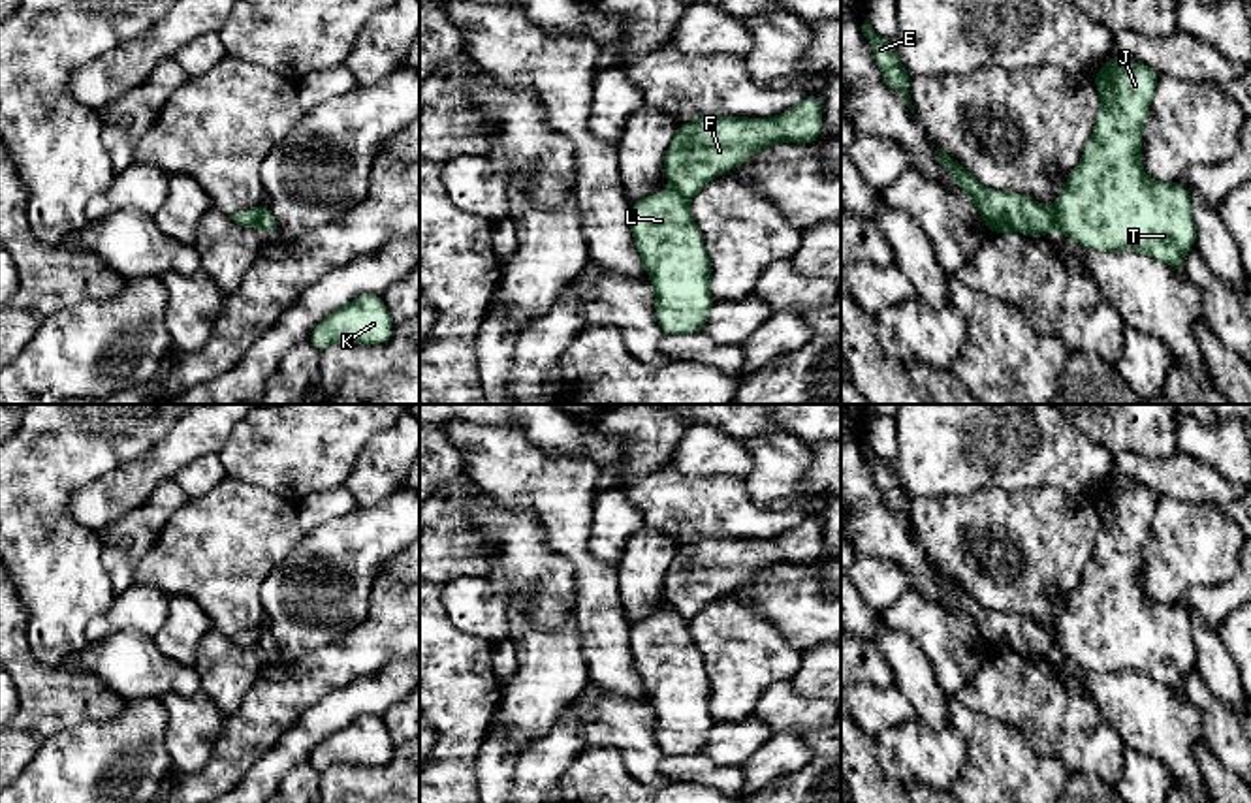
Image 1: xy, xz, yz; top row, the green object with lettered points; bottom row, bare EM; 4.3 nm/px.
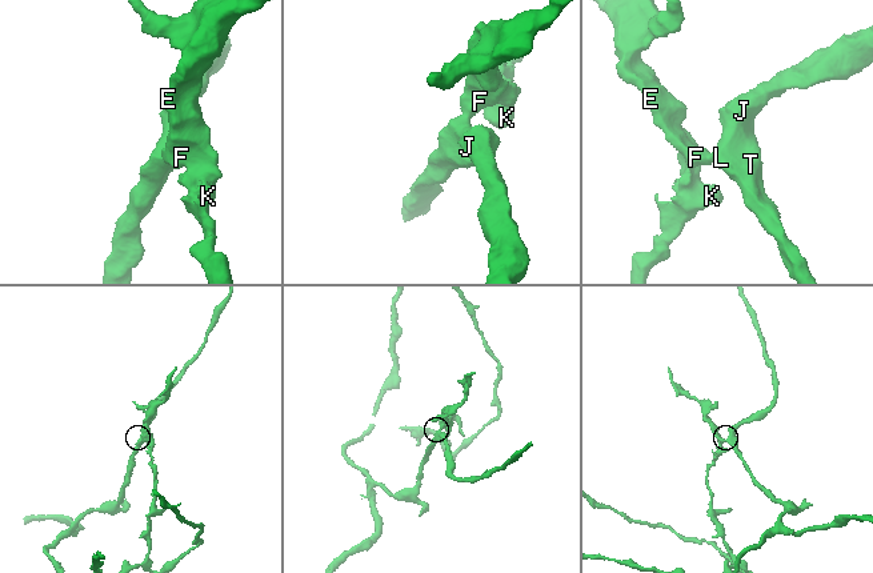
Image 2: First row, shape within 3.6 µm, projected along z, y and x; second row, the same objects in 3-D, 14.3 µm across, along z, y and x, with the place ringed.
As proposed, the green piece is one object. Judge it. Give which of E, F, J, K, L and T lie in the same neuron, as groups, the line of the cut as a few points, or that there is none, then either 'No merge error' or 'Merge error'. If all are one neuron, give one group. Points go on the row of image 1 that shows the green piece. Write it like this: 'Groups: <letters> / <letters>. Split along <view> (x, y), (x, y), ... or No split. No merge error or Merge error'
Groups: E F K / J L T. Split along xy (262, 207), (254, 226). Merge error

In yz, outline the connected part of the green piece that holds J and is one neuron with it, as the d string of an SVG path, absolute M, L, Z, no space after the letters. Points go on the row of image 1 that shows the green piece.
M1110 55L1093 75L1101 94L1095 132L1052 209L1061 235L1089 250L1136 250L1183 273L1183 254L1198 241L1198 229L1193 224L1191 190L1178 181L1151 181L1140 162L1142 130L1159 77L1153 68L1121 55Z

